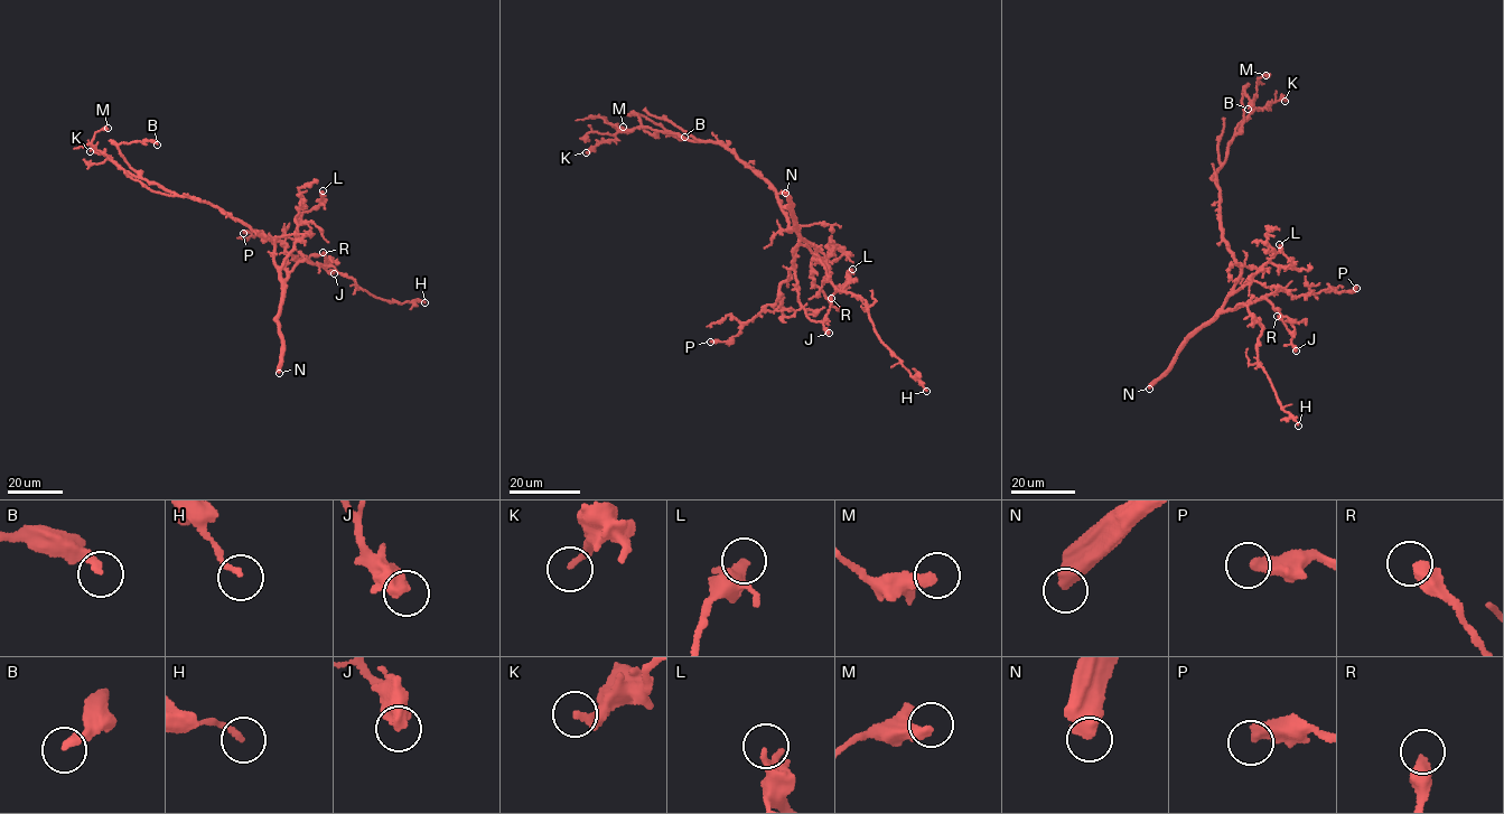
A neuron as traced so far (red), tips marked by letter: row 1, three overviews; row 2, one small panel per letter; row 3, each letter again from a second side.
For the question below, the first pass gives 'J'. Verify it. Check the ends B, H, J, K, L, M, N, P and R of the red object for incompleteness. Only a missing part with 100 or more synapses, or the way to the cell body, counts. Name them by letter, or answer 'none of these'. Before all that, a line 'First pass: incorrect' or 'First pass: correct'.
First pass: incorrect
N

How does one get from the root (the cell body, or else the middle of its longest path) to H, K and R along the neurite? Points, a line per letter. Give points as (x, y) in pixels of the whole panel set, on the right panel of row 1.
H: (1234, 258), (1240, 278), (1222, 309), (1242, 303), (1258, 320), (1258, 362), (1298, 426)
K: (1234, 258), (1221, 227), (1221, 198), (1216, 174), (1241, 122), (1254, 109), (1282, 99), (1285, 101)
R: (1234, 258), (1240, 278), (1222, 309), (1233, 310), (1268, 299), (1288, 318), (1295, 333), (1292, 338), (1277, 316)

